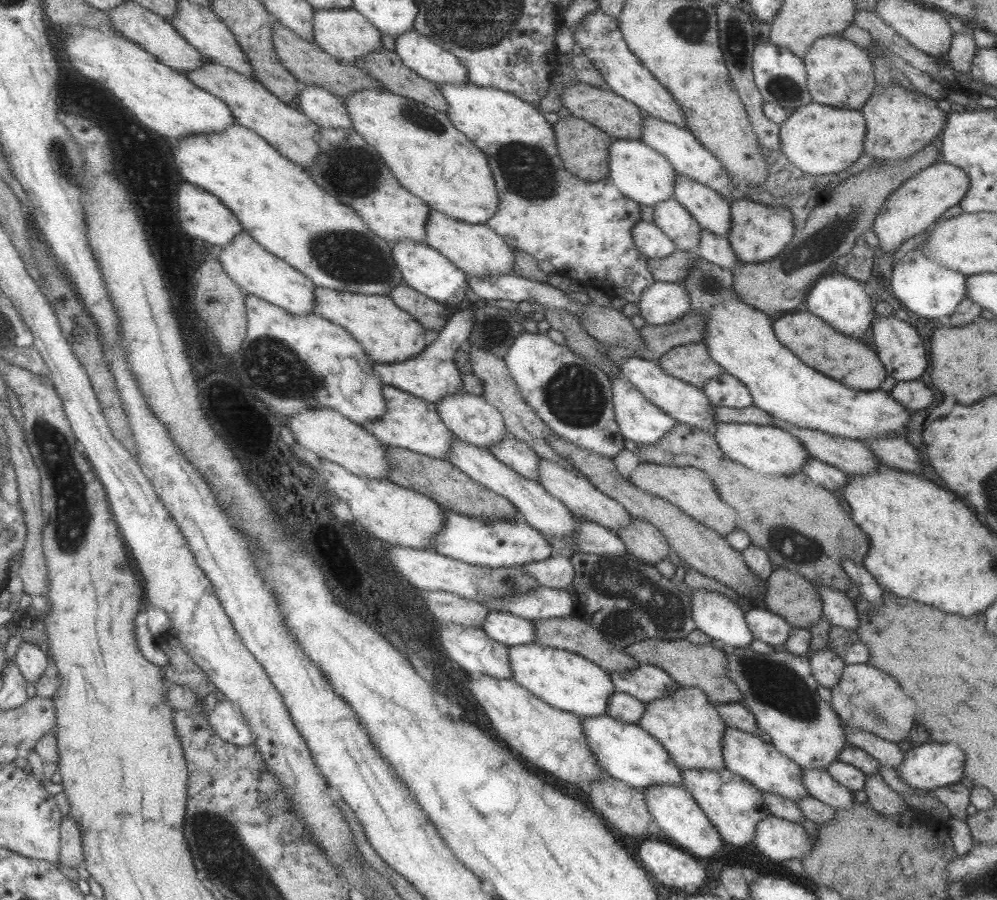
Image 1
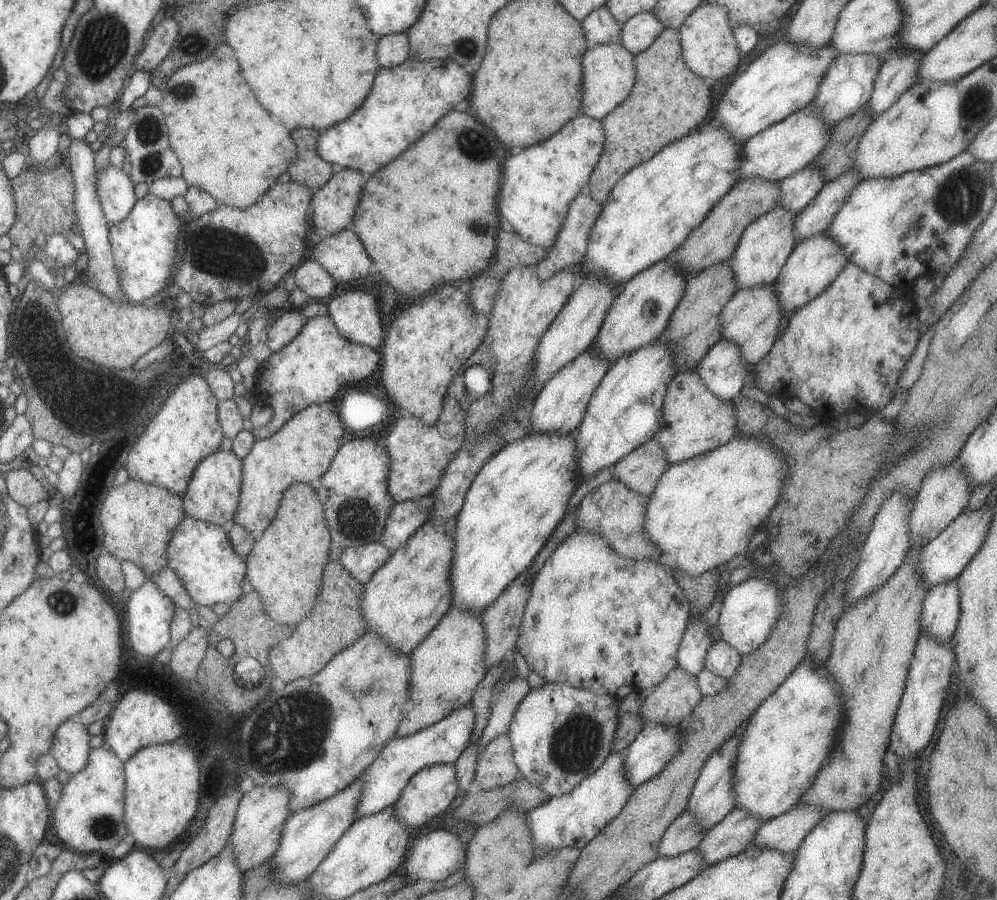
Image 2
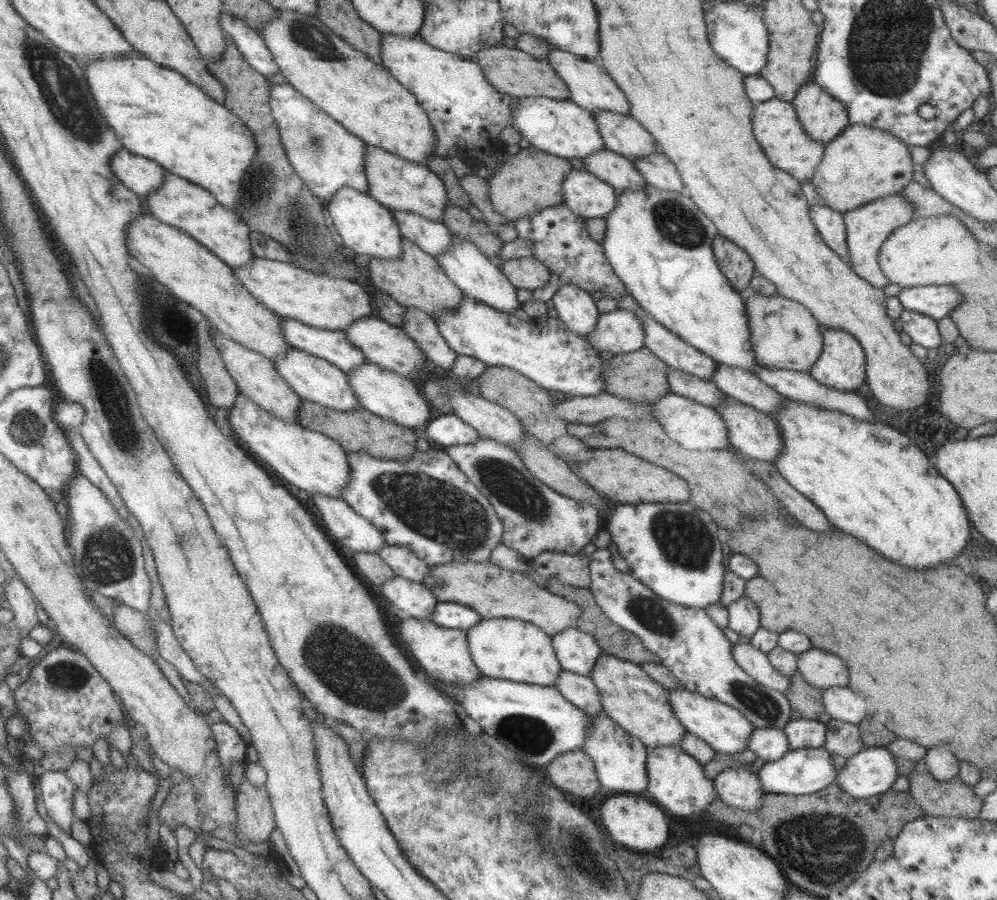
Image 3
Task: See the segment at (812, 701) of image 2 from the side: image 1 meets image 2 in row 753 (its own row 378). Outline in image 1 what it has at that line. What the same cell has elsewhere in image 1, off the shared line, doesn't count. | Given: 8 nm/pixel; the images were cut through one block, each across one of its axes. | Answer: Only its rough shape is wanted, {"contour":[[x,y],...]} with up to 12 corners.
{"contour":[[698,257],[680,284],[701,342],[757,408],[851,440],[911,412],[801,364],[733,274]]}

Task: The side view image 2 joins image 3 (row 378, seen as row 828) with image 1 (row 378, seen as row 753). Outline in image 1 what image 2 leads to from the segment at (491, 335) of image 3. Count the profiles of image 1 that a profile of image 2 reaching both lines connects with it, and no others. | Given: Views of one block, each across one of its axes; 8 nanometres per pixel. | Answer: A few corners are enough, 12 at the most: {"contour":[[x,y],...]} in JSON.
{"contour":[[609,376],[619,434],[655,444],[677,423],[623,376]]}

